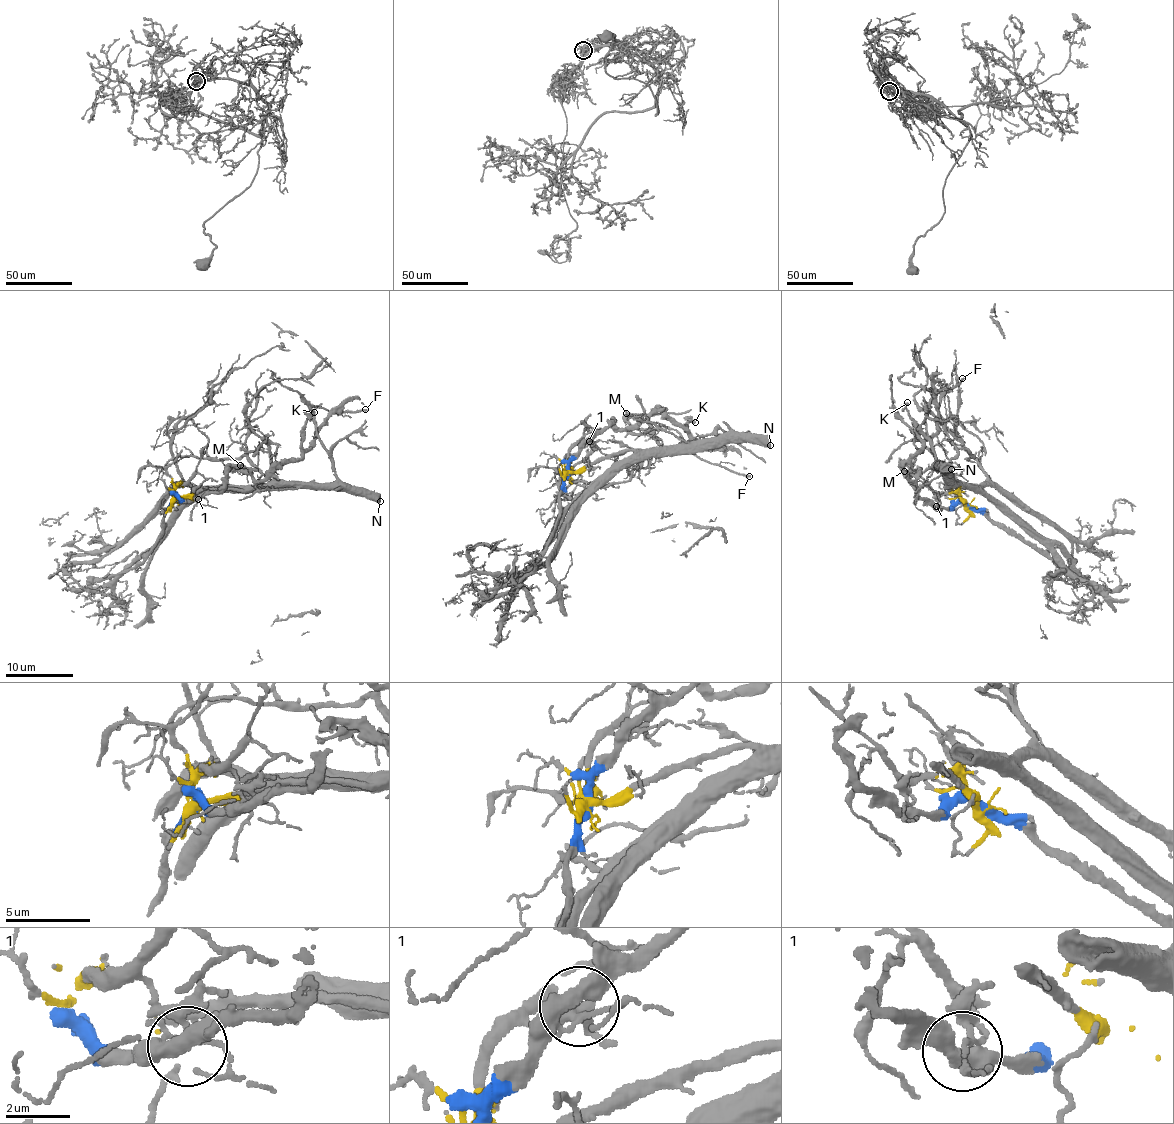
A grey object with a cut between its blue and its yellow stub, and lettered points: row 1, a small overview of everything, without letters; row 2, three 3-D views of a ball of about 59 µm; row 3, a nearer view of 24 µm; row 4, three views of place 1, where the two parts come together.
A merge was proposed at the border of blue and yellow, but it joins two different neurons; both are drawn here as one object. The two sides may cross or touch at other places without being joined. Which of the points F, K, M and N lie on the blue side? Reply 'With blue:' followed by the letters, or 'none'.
With blue: K, M

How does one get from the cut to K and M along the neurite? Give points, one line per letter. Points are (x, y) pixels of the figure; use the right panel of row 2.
K: (966, 504), (943, 508), (922, 499), (911, 481), (919, 468), (910, 479), (903, 467), (922, 446), (908, 402)
M: (966, 504), (954, 502), (943, 508), (922, 499), (911, 481), (911, 476), (919, 470), (913, 474), (903, 471)

